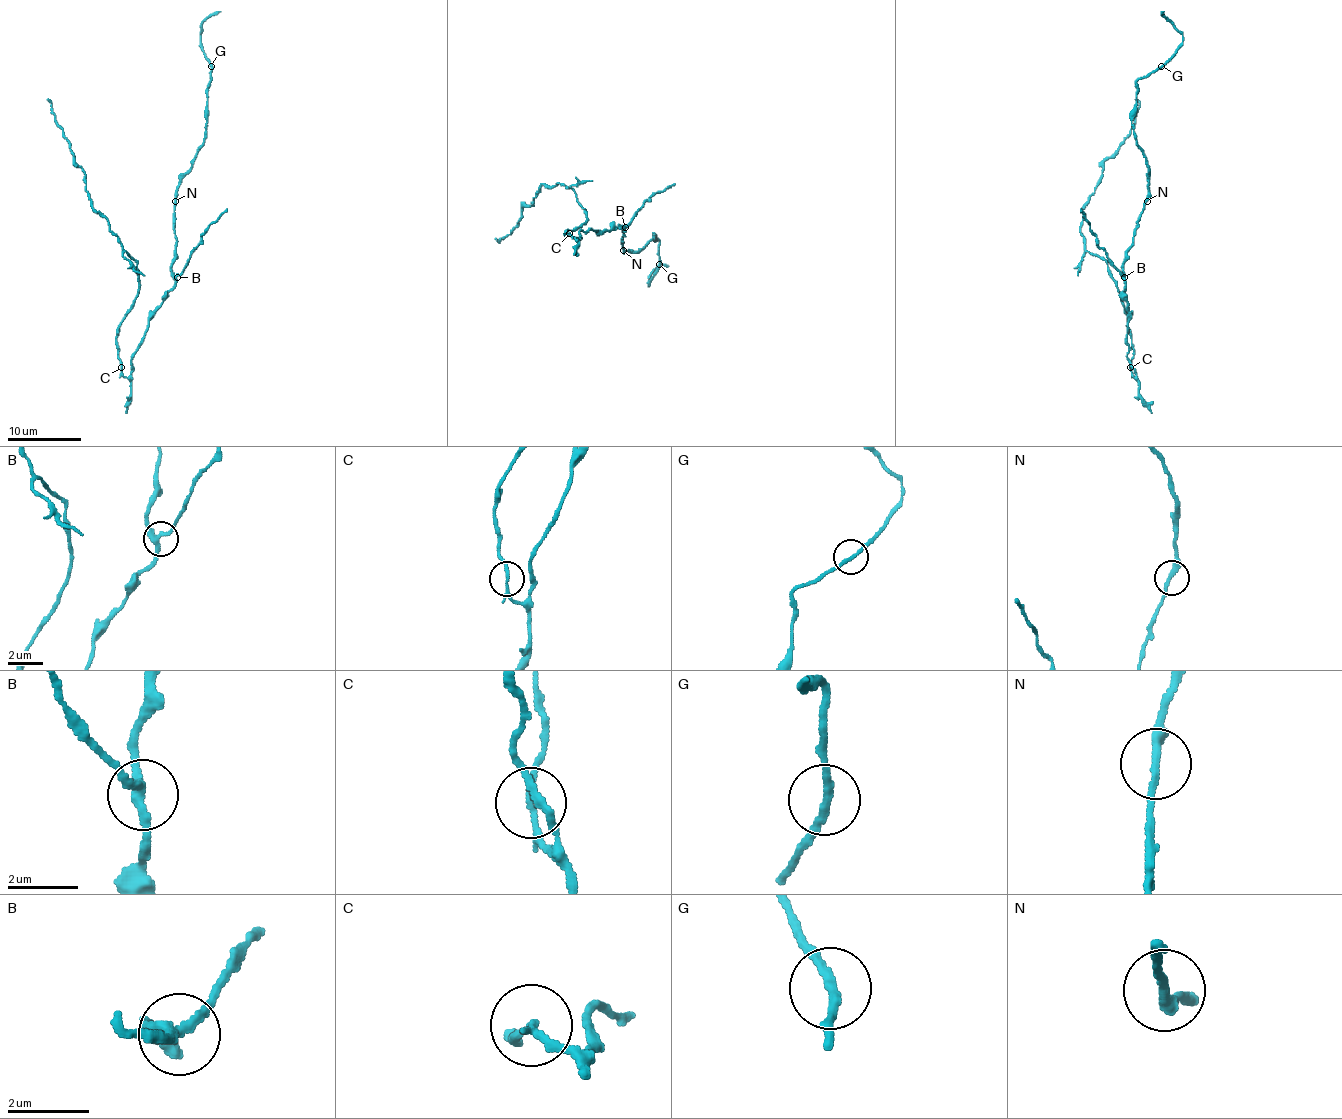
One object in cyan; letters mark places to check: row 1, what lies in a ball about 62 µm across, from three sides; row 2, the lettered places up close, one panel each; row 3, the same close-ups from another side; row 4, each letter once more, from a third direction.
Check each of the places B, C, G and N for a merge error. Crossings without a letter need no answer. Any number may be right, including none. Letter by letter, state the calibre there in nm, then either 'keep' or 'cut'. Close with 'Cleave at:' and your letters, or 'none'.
B: 240 nm thick; keep
C: 150 nm thick; cut
G: 200 nm thick; keep
N: 240 nm thick; keep
Cleave at: C

